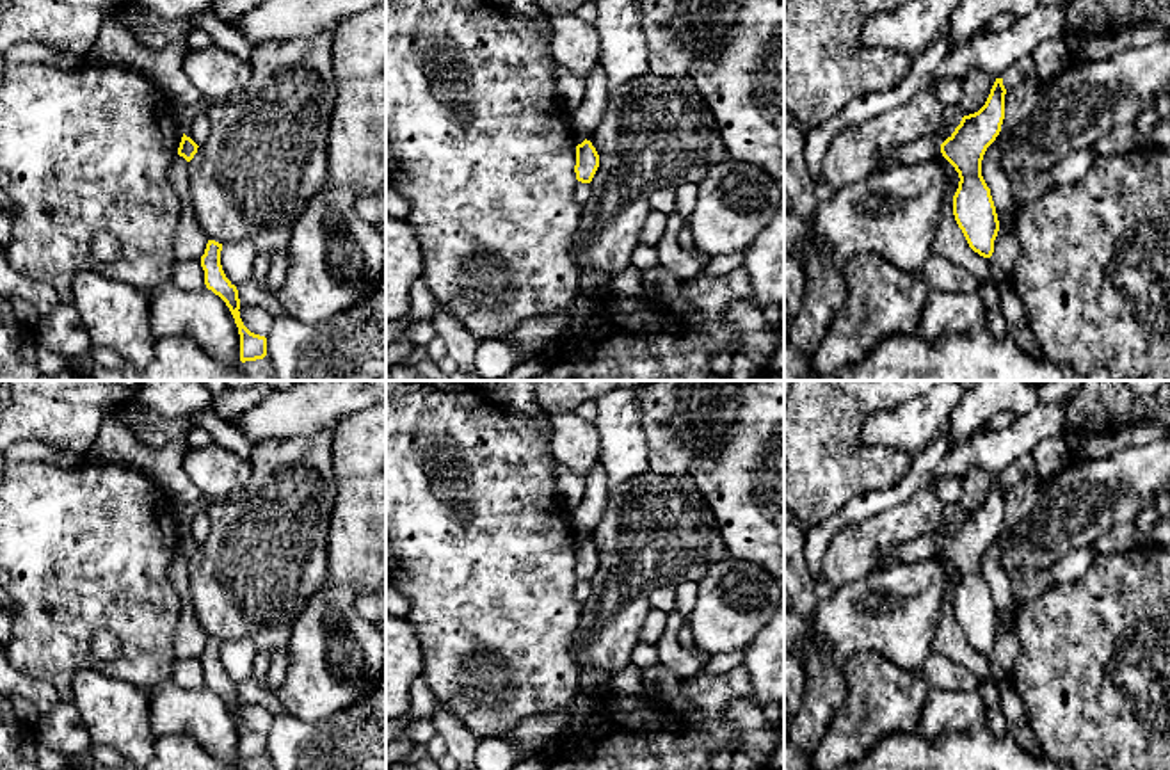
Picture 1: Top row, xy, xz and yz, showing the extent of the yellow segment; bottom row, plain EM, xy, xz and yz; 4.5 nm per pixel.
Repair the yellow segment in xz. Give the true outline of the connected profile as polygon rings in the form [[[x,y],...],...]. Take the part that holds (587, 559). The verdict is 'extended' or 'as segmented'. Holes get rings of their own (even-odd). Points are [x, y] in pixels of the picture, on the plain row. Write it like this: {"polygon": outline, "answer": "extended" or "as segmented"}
{"polygon": [[[583,539],[576,544],[576,578],[581,582],[590,582],[599,565],[599,553],[590,539]]], "answer": "as segmented"}

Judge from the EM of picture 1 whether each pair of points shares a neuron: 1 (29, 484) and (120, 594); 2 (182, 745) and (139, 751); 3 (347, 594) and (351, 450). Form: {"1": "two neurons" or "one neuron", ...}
{"1": "one neuron", "2": "two neurons", "3": "two neurons"}

